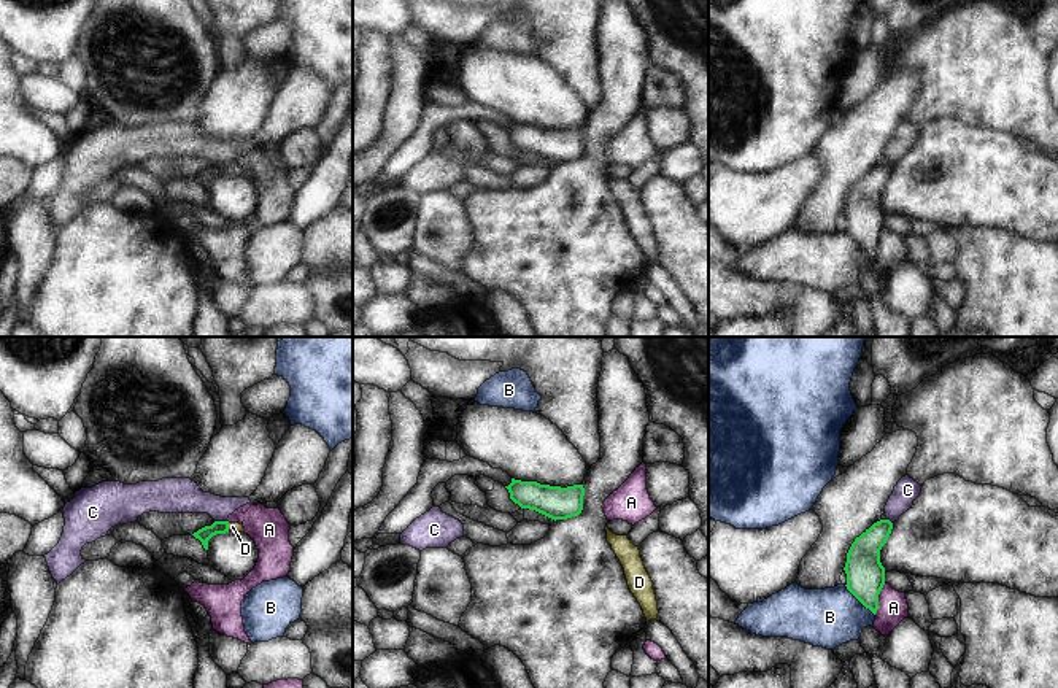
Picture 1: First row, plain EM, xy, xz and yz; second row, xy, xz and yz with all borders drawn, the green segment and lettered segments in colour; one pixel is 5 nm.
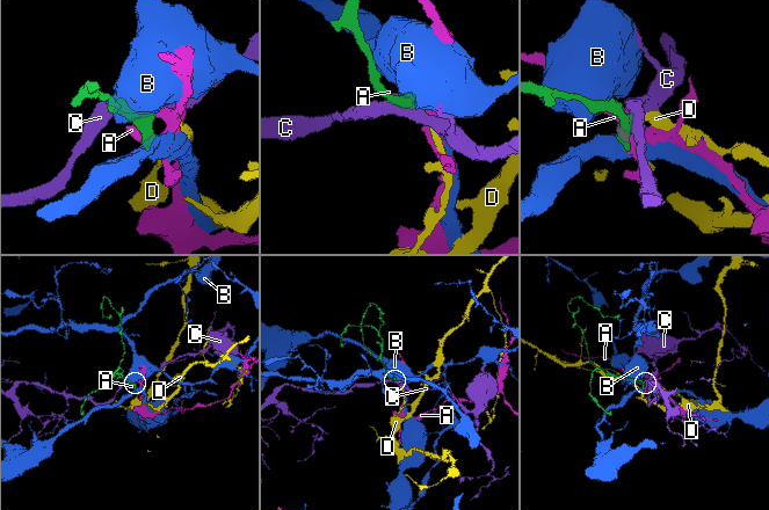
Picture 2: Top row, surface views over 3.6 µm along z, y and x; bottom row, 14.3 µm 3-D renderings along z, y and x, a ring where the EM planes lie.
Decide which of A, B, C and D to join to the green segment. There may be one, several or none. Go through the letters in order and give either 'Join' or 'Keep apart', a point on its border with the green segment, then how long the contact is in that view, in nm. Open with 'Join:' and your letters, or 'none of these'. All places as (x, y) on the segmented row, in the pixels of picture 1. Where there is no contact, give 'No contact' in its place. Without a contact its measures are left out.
Join: D
A: Keep apart. Touches green at yz (877, 599). Shared border 170 nm
B: Keep apart. Touches green at yz (860, 601). Shared border 220 nm
C: Keep apart. Touches green at xy (221, 521). Shared border 60 nm
D: Join. Touches green at xy (227, 526). Shared border 40 nm

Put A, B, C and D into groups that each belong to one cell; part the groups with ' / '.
A / B / C / D

